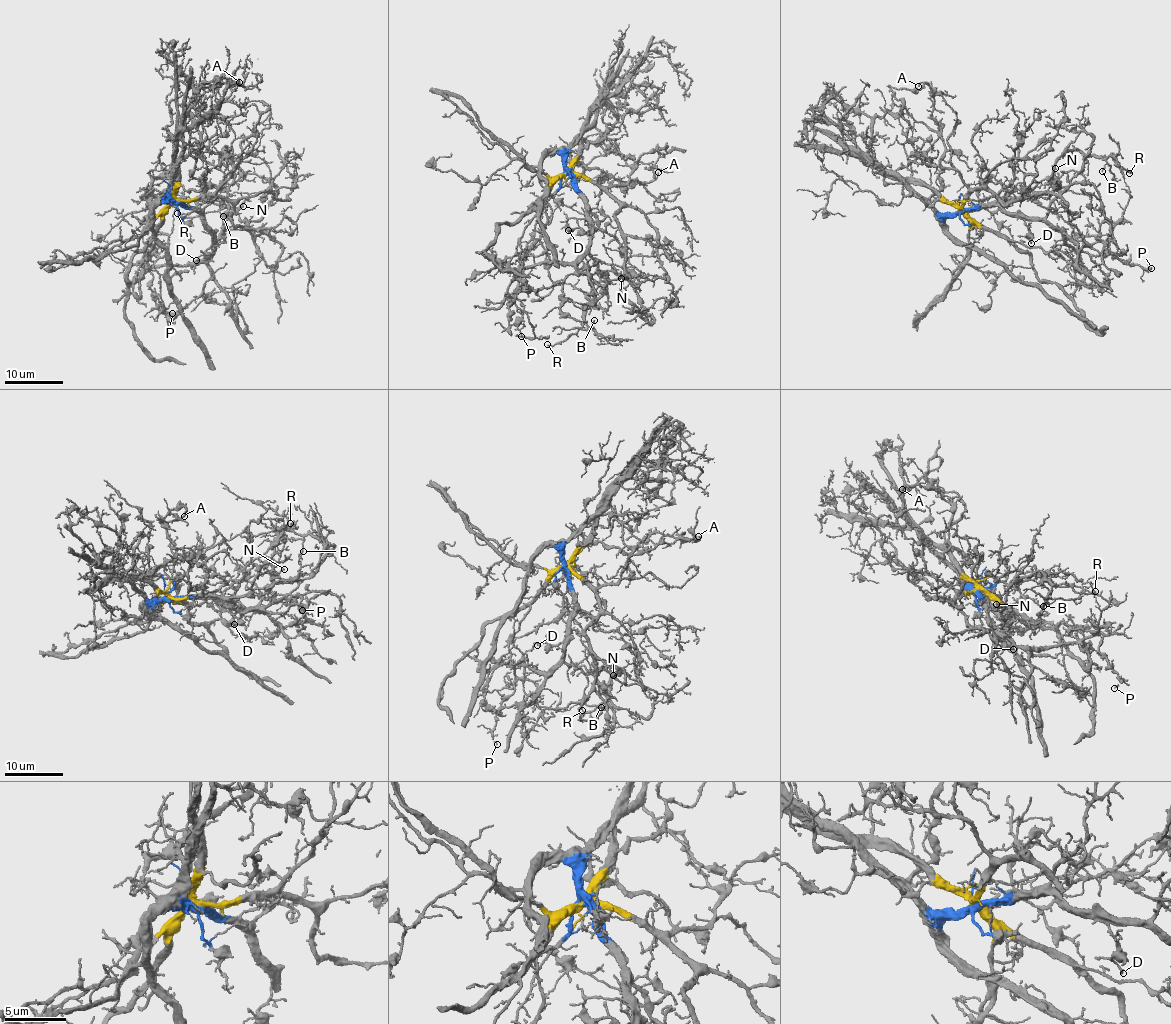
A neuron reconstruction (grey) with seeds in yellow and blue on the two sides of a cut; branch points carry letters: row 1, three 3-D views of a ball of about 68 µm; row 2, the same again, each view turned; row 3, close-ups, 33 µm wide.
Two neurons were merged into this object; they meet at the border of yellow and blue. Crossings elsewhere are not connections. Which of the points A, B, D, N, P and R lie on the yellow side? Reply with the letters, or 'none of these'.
none of these

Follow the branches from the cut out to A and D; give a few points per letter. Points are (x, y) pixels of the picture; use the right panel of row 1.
A: (961, 211), (940, 214), (929, 202), (939, 187), (943, 137), (931, 113), (929, 86), (924, 82), (918, 86)
D: (961, 211), (995, 205), (1013, 213), (1024, 223), (1028, 232), (1026, 237), (1032, 244)

